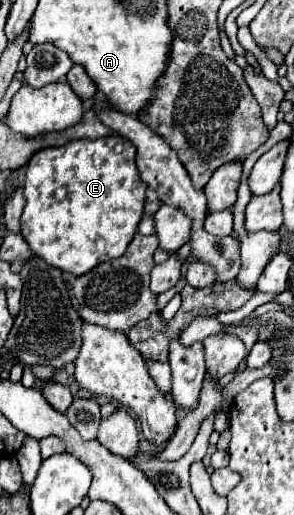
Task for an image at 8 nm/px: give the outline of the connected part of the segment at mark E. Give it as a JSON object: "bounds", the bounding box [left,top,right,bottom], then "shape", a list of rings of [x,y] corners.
{"bounds":[23,136,147,276],"shape":[[[123,136],[73,140],[63,146],[43,148],[35,152],[27,164],[23,186],[23,238],[27,240],[31,252],[43,258],[47,264],[75,276],[85,274],[103,262],[119,258],[137,232],[145,204],[147,186],[139,178],[135,154],[135,146]]]}

